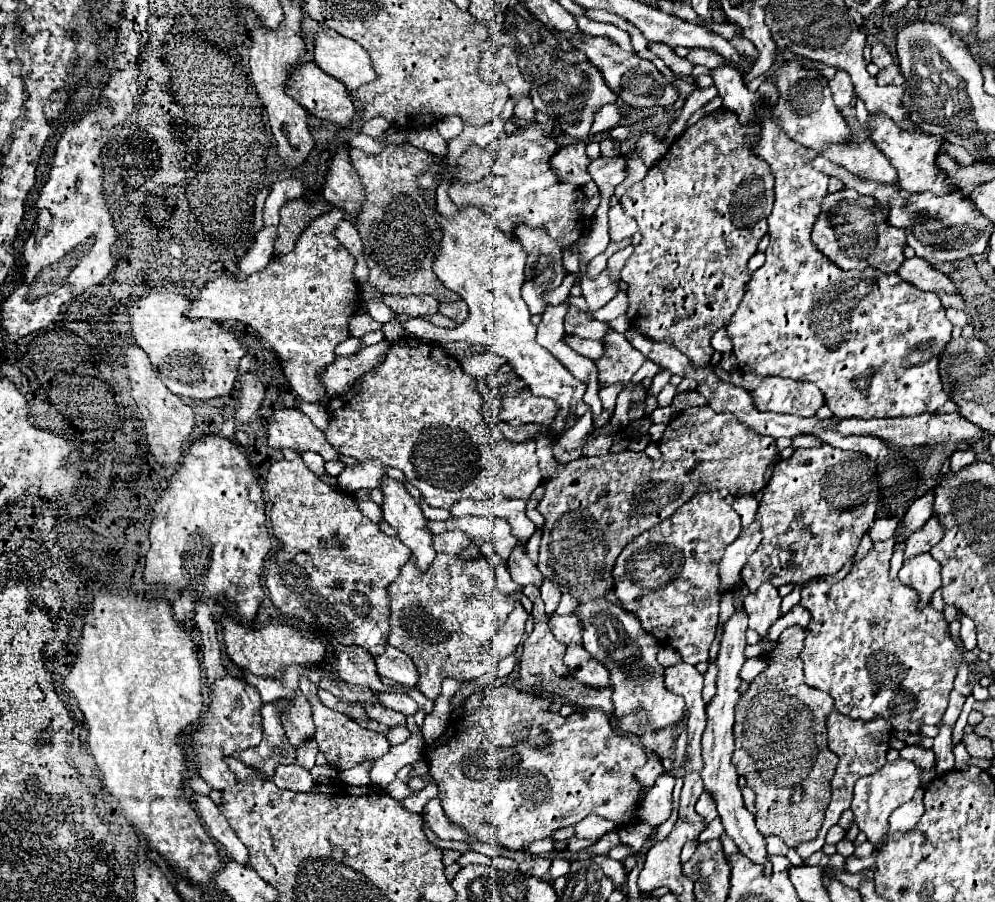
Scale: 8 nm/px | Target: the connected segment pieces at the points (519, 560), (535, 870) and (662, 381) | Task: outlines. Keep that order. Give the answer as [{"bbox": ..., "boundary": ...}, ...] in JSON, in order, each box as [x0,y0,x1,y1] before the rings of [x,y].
[{"bbox":[508,549,544,588],"boundary":[[[516,549],[516,551],[510,555],[508,569],[510,569],[512,580],[522,585],[522,587],[529,584],[533,584],[538,588],[541,587],[544,577],[542,577],[542,573],[536,569],[536,565],[530,561],[530,557],[528,557],[524,551],[518,551],[518,549]]]},{"bbox":[518,859,550,877],"boundary":[[[532,859],[532,861],[522,861],[518,865],[518,869],[522,873],[528,873],[528,875],[536,875],[536,877],[542,877],[548,873],[548,867],[550,867],[550,859]]]},{"bbox":[648,368,672,397],"boundary":[[[661,368],[660,372],[652,379],[648,394],[657,397],[663,387],[670,381],[671,376],[672,374],[668,370]]]}]

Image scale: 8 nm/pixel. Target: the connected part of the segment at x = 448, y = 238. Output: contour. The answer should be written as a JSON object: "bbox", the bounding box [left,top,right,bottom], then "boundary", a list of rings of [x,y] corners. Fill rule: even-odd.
{"bbox":[402,207,588,439],"boundary":[[[468,207],[452,219],[440,215],[438,223],[444,231],[444,239],[434,261],[434,273],[446,287],[462,297],[462,301],[470,309],[470,315],[456,329],[437,327],[414,317],[402,323],[404,331],[428,343],[446,345],[452,341],[464,341],[470,345],[480,345],[482,349],[504,357],[514,373],[522,381],[526,381],[534,395],[556,401],[558,413],[548,427],[548,435],[550,439],[562,437],[564,431],[568,431],[568,419],[580,419],[588,411],[588,405],[582,401],[586,385],[578,381],[548,349],[536,343],[536,327],[530,321],[528,305],[520,297],[520,289],[526,279],[526,253],[522,253],[522,247],[514,237],[506,237],[498,229],[498,225],[494,225],[494,221],[490,221],[490,217],[486,217],[486,213],[482,213],[480,209]]]}

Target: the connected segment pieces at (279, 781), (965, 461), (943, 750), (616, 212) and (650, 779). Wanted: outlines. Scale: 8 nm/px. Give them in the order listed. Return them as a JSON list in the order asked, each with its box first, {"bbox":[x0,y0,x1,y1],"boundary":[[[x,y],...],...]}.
[{"bbox":[272,764,314,793],"boundary":[[[296,764],[280,765],[276,769],[272,781],[274,781],[276,787],[300,791],[300,793],[306,793],[306,791],[314,789],[314,781],[310,777],[310,773]]]},{"bbox":[950,449,976,471],"boundary":[[[966,449],[966,451],[954,451],[952,457],[950,457],[950,469],[952,471],[960,471],[962,467],[970,465],[976,461],[976,453],[972,449]]]},{"bbox":[934,725,954,773],"boundary":[[[940,725],[940,733],[938,737],[934,737],[934,769],[936,773],[944,773],[944,771],[952,771],[954,767],[954,755],[952,755],[952,729]]]},{"bbox":[608,197,638,243],"boundary":[[[616,197],[610,199],[610,211],[608,211],[608,223],[610,223],[610,241],[612,243],[620,243],[626,237],[632,237],[638,231],[638,225],[632,217],[628,217],[622,207],[620,201]]]},{"bbox":[638,759,664,789],"boundary":[[[648,759],[648,763],[638,771],[638,779],[642,779],[642,783],[646,785],[646,789],[650,789],[654,785],[654,779],[660,777],[664,771],[660,759]]]}]

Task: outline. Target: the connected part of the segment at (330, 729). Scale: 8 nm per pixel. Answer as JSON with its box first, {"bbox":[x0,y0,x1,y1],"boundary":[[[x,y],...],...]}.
{"bbox":[300,677,390,771],"boundary":[[[300,677],[300,691],[304,693],[304,697],[310,701],[312,705],[312,717],[314,717],[314,725],[316,725],[316,743],[320,753],[326,755],[326,761],[330,767],[344,771],[350,769],[354,765],[360,765],[364,761],[376,761],[380,757],[384,757],[390,751],[390,743],[382,733],[374,733],[364,729],[362,725],[358,725],[356,721],[348,719],[344,713],[338,713],[334,709],[328,709],[320,697],[318,697],[318,689],[314,683],[310,683],[306,677]]]}

